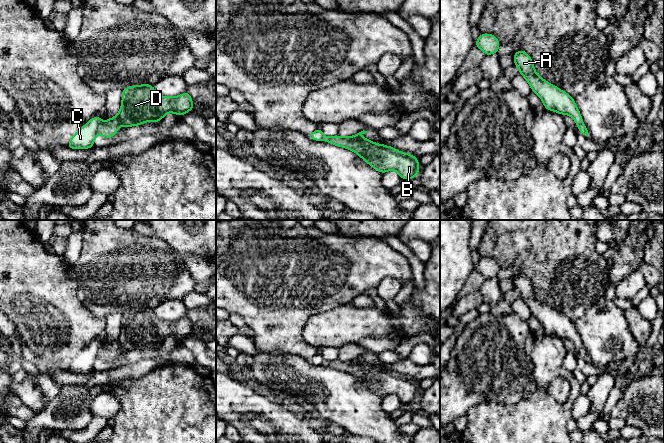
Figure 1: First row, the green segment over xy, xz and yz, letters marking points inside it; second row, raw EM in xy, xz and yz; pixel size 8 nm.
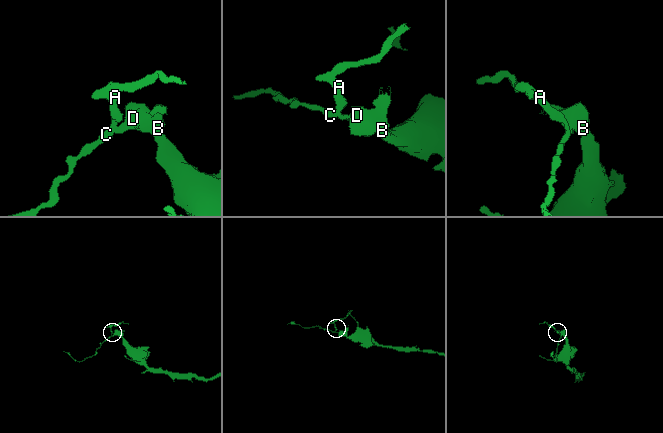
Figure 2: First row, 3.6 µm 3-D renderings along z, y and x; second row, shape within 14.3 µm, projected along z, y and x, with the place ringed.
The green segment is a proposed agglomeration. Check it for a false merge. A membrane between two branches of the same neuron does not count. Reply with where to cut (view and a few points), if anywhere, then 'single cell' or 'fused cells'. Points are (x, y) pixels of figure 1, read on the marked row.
cut xy (102, 122), (97, 132); fused cells

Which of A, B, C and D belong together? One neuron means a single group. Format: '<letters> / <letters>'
A C / B D

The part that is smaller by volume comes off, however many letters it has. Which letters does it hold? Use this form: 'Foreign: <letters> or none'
Foreign: A, C

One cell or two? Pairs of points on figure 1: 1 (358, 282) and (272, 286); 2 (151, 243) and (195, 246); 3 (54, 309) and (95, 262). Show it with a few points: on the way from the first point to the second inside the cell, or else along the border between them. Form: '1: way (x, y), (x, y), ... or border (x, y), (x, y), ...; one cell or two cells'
1: way (337, 282), (293, 282); one cell
2: border (154, 235), (166, 242), (183, 259); two cells
3: border (73, 265), (77, 280), (77, 298), (84, 305); two cells

